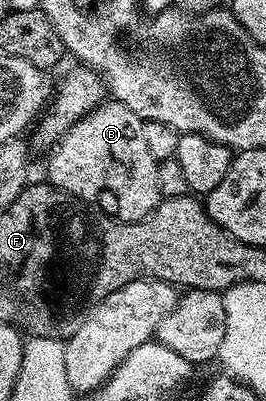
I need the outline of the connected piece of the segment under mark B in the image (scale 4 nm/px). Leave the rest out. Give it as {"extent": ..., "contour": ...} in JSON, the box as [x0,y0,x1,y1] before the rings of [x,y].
{"extent":[46,99,163,221],"contour":[[[114,99],[85,115],[65,134],[62,141],[50,150],[46,180],[57,189],[63,189],[83,202],[97,205],[117,221],[142,221],[150,218],[159,206],[163,192],[159,186],[159,162],[149,151],[149,143],[143,130],[144,120],[129,107]]]}

